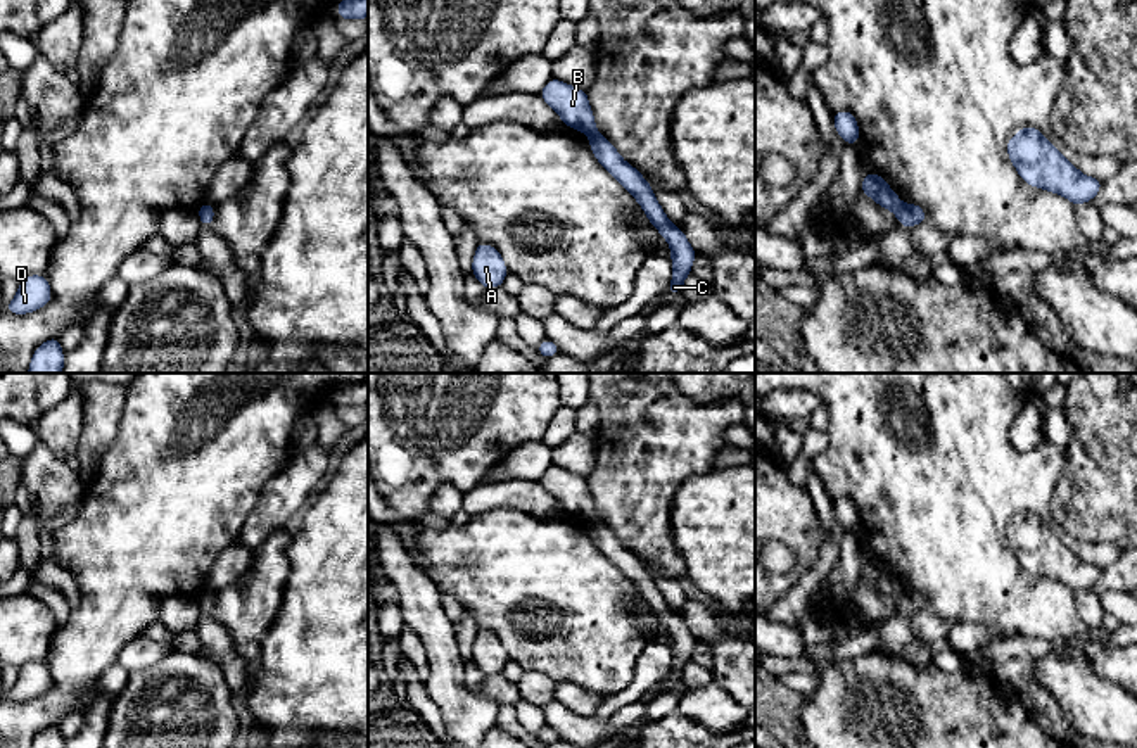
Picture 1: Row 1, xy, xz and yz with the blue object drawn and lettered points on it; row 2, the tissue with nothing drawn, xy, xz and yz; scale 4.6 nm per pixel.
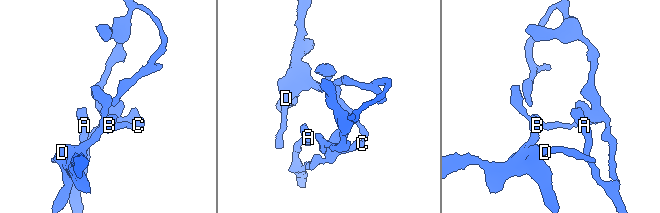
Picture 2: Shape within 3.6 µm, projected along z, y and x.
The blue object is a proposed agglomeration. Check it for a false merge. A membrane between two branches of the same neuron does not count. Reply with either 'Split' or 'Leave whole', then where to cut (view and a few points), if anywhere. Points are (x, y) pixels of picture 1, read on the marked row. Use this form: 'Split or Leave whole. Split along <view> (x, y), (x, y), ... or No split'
Split. Split along yz (904, 204), (897, 215)

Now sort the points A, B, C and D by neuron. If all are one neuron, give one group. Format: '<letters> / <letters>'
A C / B D

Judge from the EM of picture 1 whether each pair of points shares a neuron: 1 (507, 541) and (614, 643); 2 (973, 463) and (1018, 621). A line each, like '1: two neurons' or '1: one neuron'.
1: one neuron
2: one neuron

